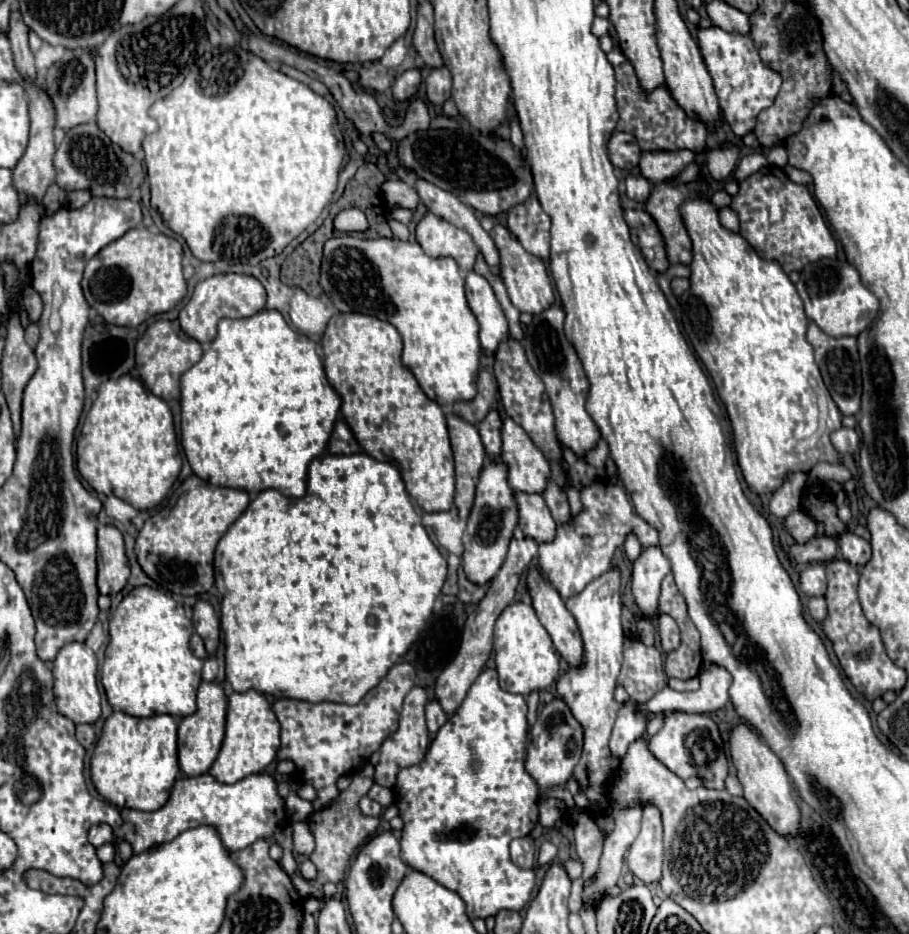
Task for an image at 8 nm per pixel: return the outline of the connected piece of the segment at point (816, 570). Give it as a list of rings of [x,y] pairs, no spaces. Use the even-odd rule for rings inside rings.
[[[812,564],[800,574],[800,586],[808,596],[824,596],[826,594],[826,572],[824,564]]]

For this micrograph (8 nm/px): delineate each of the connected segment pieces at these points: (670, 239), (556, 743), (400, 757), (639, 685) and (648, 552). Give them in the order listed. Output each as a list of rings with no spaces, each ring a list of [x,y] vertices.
[[[668,182],[656,184],[648,202],[646,212],[658,222],[658,230],[662,234],[668,260],[672,264],[690,264],[692,262],[692,242],[684,228],[680,216],[680,204],[684,202],[684,194],[670,186]]]
[[[554,698],[544,706],[540,716],[536,718],[536,724],[530,730],[530,744],[526,754],[526,772],[534,778],[538,788],[554,788],[554,786],[566,786],[572,778],[572,770],[580,760],[582,752],[582,726],[572,716],[570,708],[564,704],[562,698]]]
[[[414,686],[408,696],[404,698],[404,708],[400,712],[400,722],[398,722],[398,730],[384,740],[384,744],[380,746],[378,750],[378,760],[374,764],[376,768],[376,774],[374,774],[374,782],[380,784],[380,786],[386,786],[386,788],[394,788],[396,784],[396,774],[402,770],[402,768],[408,768],[408,766],[414,766],[418,762],[422,762],[426,750],[428,750],[428,728],[426,728],[426,720],[424,720],[424,708],[426,708],[426,702],[428,702],[428,696],[424,692],[424,688],[420,686]]]
[[[624,640],[624,664],[618,682],[632,700],[650,700],[666,686],[666,672],[660,652],[656,648],[644,646],[640,640]]]
[[[658,546],[644,548],[632,570],[632,594],[644,618],[658,616],[660,582],[670,572],[670,562]]]

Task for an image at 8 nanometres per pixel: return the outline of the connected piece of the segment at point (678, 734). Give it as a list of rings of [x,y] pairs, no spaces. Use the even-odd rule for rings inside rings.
[[[686,712],[668,714],[662,730],[650,738],[650,750],[666,768],[670,768],[682,780],[686,780],[690,776],[698,776],[706,788],[724,790],[724,780],[728,776],[728,760],[726,760],[724,744],[720,738],[720,730],[708,714]],[[704,730],[706,730],[706,738],[704,738]],[[698,732],[702,738],[696,738],[696,736],[688,738],[690,734],[698,734]],[[710,782],[712,782],[712,786],[710,786]]]

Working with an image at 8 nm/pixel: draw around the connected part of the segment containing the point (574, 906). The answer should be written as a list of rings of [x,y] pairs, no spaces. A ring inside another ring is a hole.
[[[576,880],[572,882],[571,893],[570,893],[570,897],[569,897],[569,901],[568,901],[568,908],[571,913],[579,912],[584,904],[583,899],[582,899],[584,882],[582,882],[582,890],[580,890],[580,894],[578,894],[578,892],[576,892],[576,894],[574,894],[574,882],[576,882]]]

